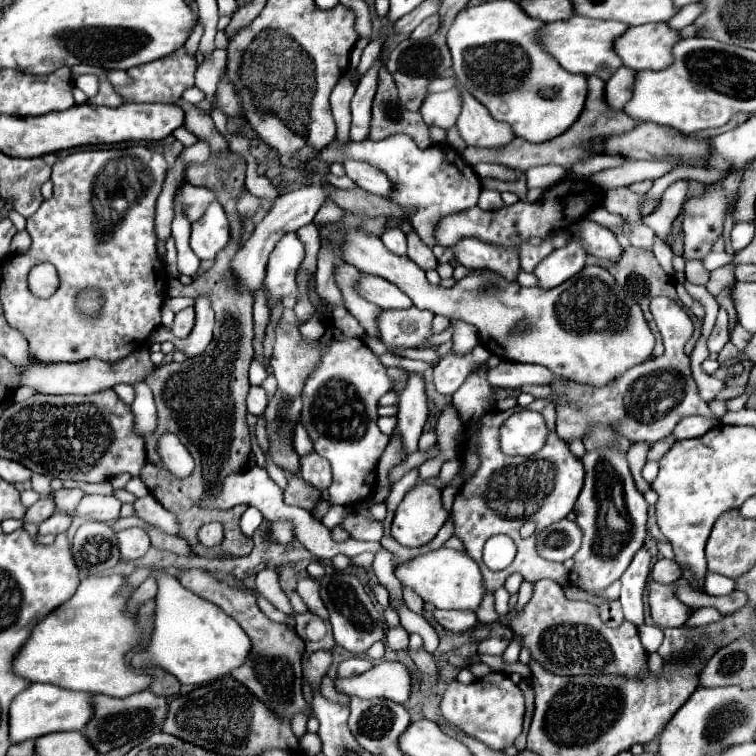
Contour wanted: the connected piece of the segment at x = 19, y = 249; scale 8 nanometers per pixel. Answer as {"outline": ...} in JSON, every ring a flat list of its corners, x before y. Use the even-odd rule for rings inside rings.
{"outline":[[21,231,21,233,15,233,13,241,11,241,11,253,13,255,19,255,19,253,25,253,27,249,31,247,31,237,27,231]]}

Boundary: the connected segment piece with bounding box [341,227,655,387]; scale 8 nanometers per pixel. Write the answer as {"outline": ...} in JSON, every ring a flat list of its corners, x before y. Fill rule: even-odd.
{"outline":[[349,227,347,233,343,235,341,241,341,253,343,259,351,265,355,265,359,271,363,273,371,273,383,279,389,279,391,283,395,283,411,301,417,309,429,309,435,315,445,315,449,319,463,319,471,325,477,327,481,345,487,347,489,351,499,357,499,359,507,359,507,361,517,361,517,363,537,363,547,367,551,373,561,375,565,379,577,381,577,383,589,383,589,385,605,385,611,379,619,377,623,371,643,363,655,345,655,337,641,313,641,307,635,305,629,297,623,295,623,291,619,291,619,285,615,283,615,279,611,277,611,273,603,267,591,265,585,267,583,271,579,271,575,277,567,279,565,283,561,283,559,287,551,289,551,291,543,291,539,287,521,287,515,281,507,281,505,277,501,277,495,271,473,271,467,277,463,277,461,281,457,281,457,285,453,289,445,289,445,287,433,287,427,283,425,273,409,259,409,257,401,257,395,255,391,251,387,251,387,247,381,243,379,237,371,235,369,231,365,231,365,227],[483,285,497,285,497,293,495,295,485,295,485,293,477,293],[519,321,527,321,531,331,525,335,525,339,521,339,521,335,511,335,511,329,519,323]]}

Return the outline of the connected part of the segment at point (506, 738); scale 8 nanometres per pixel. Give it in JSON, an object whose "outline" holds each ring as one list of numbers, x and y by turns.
{"outline":[[489,673,487,677,475,679,469,685,453,681,443,695,441,713,447,723,459,727,469,737,475,737,491,749,501,751,503,747,513,745,515,737,519,737,523,727,525,703,521,689,505,673]]}

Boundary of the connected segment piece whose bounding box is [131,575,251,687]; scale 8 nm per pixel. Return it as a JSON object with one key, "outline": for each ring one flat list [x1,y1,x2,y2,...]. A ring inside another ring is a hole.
{"outline":[[159,575,159,591,155,597,155,621,149,645,133,655,135,669,159,667,179,679,181,685,205,685,229,675,247,657,251,641,247,633,221,611,219,605,187,591,175,577]]}

